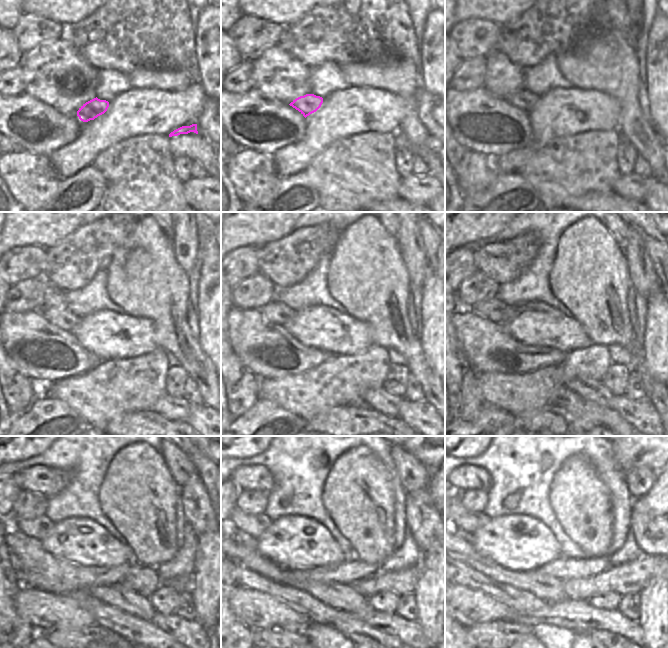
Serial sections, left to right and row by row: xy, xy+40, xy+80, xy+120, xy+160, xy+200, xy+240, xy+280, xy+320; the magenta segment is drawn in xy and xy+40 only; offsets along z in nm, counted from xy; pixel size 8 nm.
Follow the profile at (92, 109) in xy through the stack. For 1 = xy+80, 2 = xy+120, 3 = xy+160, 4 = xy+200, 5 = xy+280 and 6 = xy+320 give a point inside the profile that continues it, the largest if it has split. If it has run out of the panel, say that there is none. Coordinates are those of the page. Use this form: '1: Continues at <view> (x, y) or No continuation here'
1: Continues at xy+80 (524, 100)
2: Continues at xy+120 (62, 318)
3: Continues at xy+160 (275, 311)
4: Continues at xy+200 (495, 310)
5: Continues at xy+280 (254, 525)
6: Continues at xy+320 (466, 521).

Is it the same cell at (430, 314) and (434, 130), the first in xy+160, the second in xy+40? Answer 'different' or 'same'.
different

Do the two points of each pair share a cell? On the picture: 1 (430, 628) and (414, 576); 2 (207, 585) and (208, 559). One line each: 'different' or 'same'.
1: different
2: same

